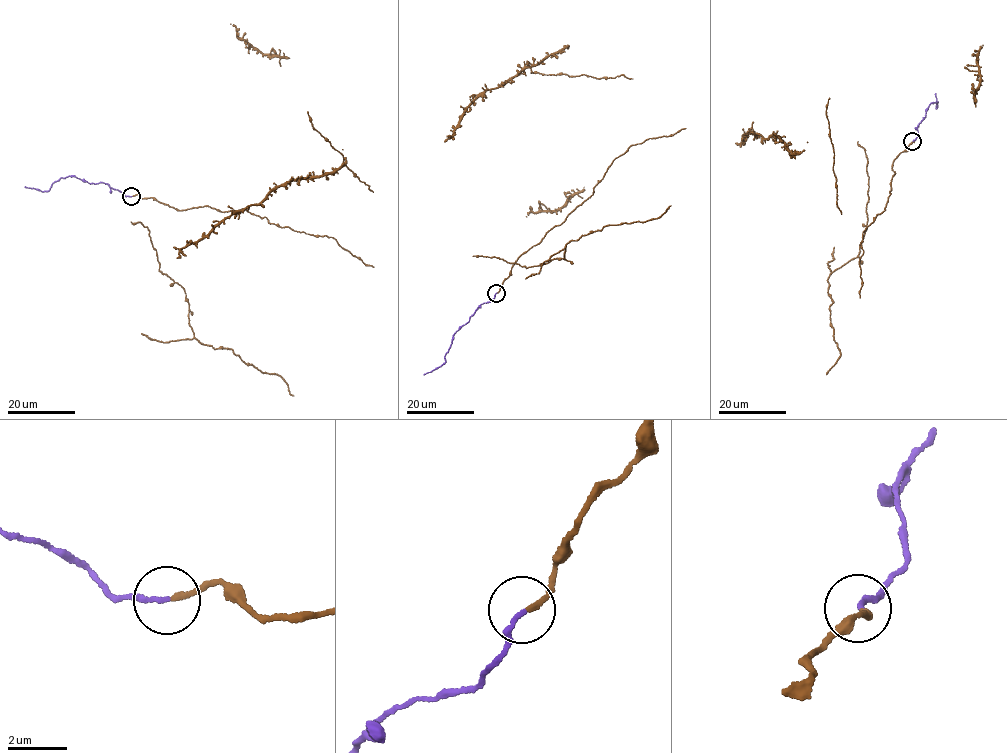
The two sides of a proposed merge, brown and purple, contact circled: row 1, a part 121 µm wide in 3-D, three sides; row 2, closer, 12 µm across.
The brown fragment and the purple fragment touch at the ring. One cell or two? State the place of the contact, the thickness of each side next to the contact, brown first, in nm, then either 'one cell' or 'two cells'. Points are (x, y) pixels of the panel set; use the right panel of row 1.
(912, 141) | 180/160 nm | two cells

